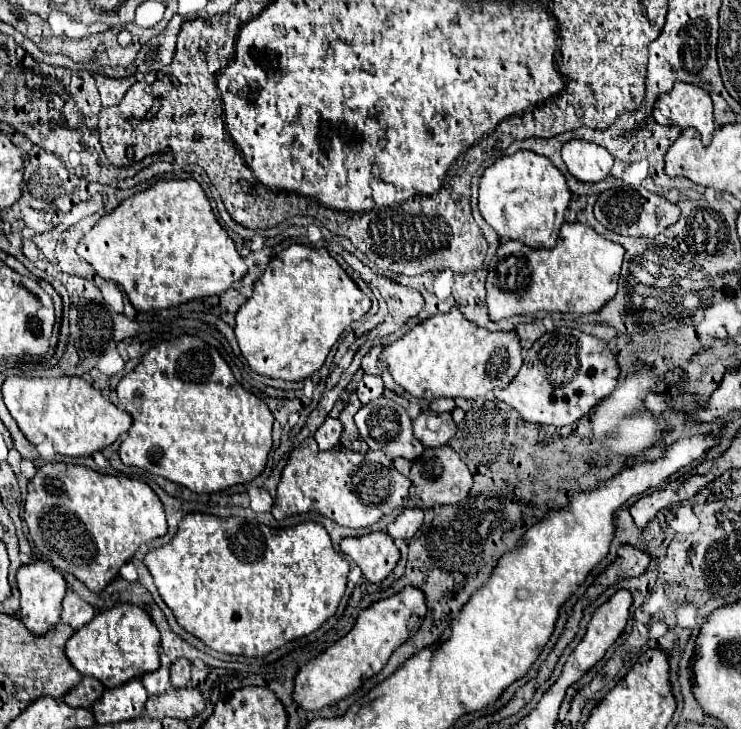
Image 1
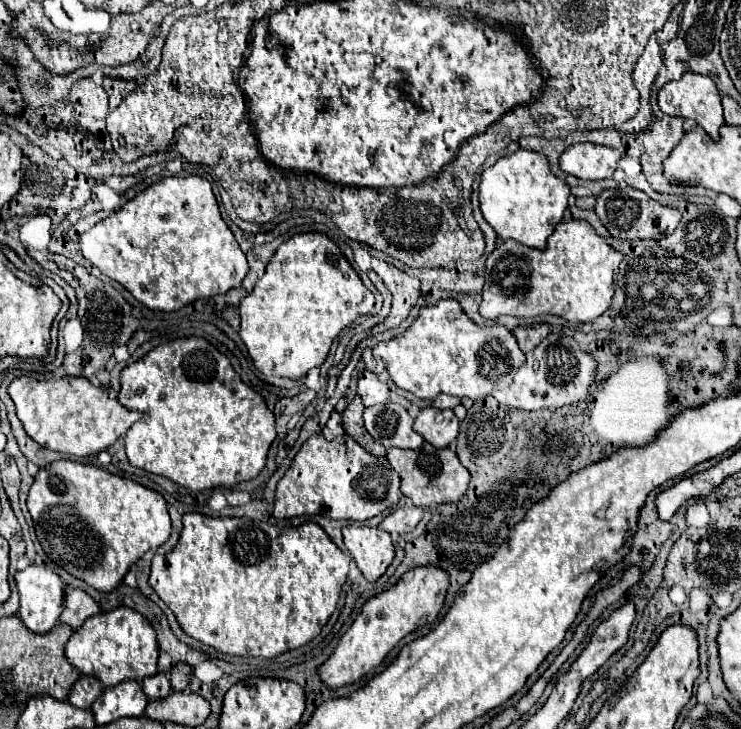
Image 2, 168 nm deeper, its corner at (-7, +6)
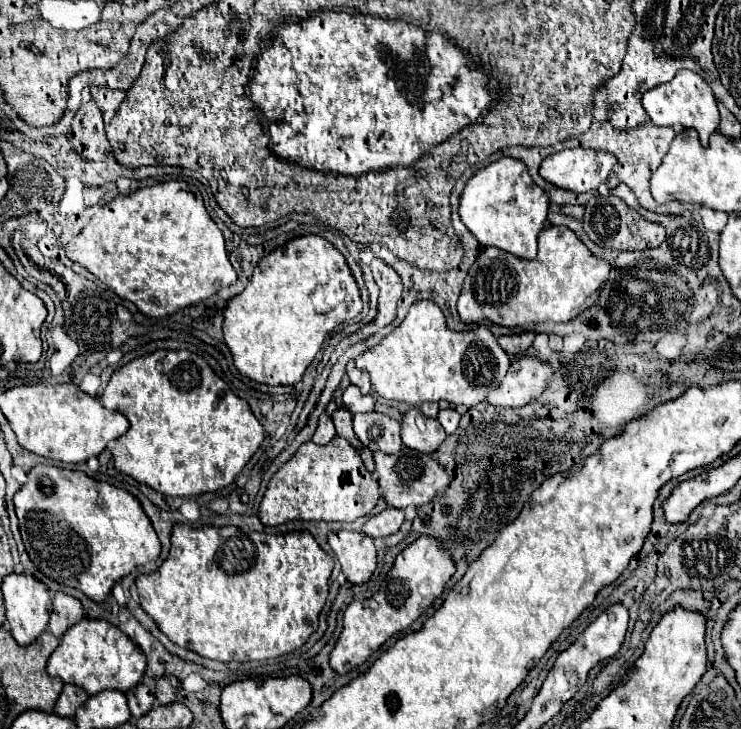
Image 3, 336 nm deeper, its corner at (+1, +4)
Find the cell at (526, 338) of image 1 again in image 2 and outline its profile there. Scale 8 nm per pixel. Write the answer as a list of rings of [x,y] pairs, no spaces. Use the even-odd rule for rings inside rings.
[[[531,325],[531,327],[515,327],[513,335],[519,343],[519,349],[523,353],[529,353],[535,349],[547,335],[549,335],[549,325]]]

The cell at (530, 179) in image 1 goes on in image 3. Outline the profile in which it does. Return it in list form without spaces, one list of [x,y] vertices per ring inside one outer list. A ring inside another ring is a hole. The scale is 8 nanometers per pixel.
[[[501,157],[479,169],[465,185],[459,201],[459,215],[467,229],[485,247],[499,247],[521,259],[537,255],[537,235],[541,233],[549,211],[549,193],[533,183],[529,169],[521,159]]]

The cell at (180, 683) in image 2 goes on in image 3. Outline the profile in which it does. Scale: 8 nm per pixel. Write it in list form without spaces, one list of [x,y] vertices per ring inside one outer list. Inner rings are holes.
[[[161,675],[157,679],[157,691],[155,691],[155,697],[163,703],[163,705],[169,705],[175,701],[175,695],[179,691],[179,685],[181,681],[173,675]]]

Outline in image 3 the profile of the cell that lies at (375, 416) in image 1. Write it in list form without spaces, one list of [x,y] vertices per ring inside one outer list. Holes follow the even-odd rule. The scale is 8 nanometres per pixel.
[[[357,413],[353,417],[353,429],[359,441],[371,451],[397,453],[403,447],[399,421],[385,413]]]

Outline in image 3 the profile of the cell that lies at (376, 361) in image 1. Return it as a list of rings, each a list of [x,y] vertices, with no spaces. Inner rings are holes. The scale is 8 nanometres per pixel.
[[[353,359],[347,363],[347,375],[349,375],[351,383],[353,383],[353,385],[357,385],[363,393],[369,393],[369,391],[371,391],[371,379],[369,379],[369,373],[367,373],[367,371],[357,369]]]

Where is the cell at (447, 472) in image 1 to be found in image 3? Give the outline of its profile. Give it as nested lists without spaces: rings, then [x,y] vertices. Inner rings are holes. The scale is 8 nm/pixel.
[[[403,447],[395,455],[377,451],[377,453],[373,453],[373,457],[375,457],[375,465],[377,465],[375,471],[379,477],[379,485],[381,485],[383,497],[389,507],[397,507],[397,509],[405,509],[409,505],[421,507],[421,505],[441,497],[445,493],[445,489],[449,487],[449,475],[443,467],[439,467],[439,463],[437,463],[437,459],[433,459],[433,455],[421,455],[417,451],[407,451],[407,447]]]

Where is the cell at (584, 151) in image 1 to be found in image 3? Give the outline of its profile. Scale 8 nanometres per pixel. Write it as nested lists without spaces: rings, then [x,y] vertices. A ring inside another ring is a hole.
[[[567,149],[543,159],[539,173],[561,189],[585,193],[605,183],[615,163],[617,157],[607,151]]]

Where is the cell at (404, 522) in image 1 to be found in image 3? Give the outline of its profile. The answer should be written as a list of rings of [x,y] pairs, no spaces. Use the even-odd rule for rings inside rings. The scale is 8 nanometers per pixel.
[[[387,507],[383,513],[379,515],[373,515],[365,525],[363,525],[363,531],[365,535],[377,539],[377,537],[389,537],[393,533],[399,531],[399,527],[403,525],[405,521],[405,513],[401,509],[393,509],[393,507]]]

